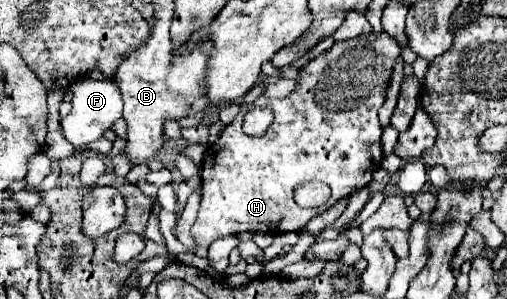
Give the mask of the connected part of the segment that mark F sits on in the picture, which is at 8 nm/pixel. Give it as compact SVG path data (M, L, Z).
M82 78L68 88L72 92L72 110L66 118L60 120L60 126L64 130L64 136L74 144L86 148L90 142L102 138L106 130L112 128L112 124L122 118L122 94L118 92L118 86L112 80L92 80L92 78Z

